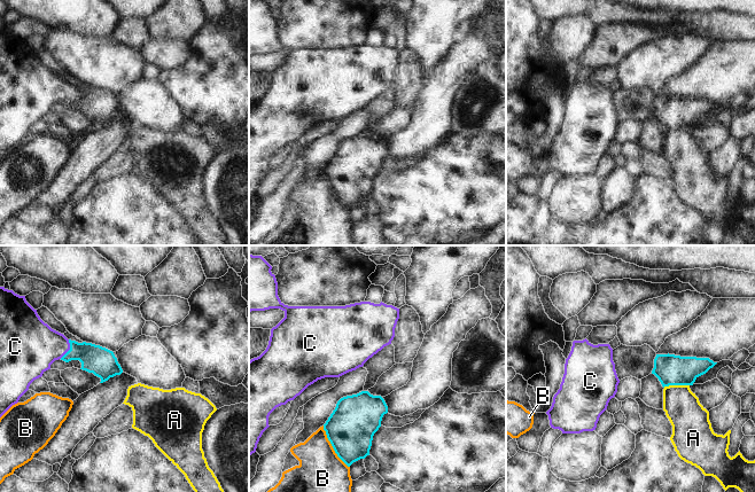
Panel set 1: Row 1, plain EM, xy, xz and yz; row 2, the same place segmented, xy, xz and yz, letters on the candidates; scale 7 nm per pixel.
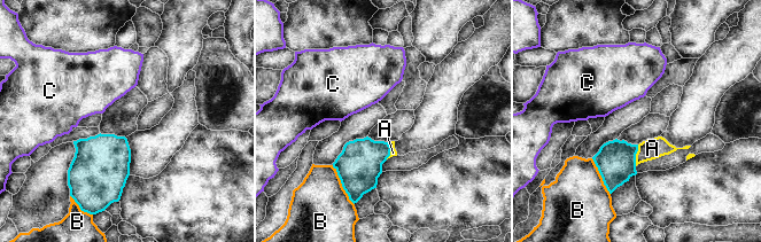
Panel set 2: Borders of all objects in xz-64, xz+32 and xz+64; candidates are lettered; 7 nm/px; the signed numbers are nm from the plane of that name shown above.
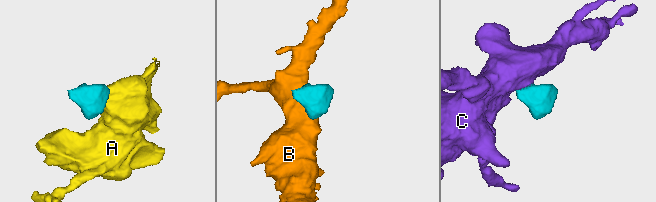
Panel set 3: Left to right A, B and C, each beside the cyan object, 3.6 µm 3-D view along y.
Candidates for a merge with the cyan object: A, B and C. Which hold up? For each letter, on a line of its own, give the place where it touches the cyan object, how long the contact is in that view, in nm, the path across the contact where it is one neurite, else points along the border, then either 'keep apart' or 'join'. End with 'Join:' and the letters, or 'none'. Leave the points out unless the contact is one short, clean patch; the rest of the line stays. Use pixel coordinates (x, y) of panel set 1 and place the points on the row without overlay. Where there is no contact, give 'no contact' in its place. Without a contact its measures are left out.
A: yz (676, 127) | 180 nm | along yz (689, 127), (669, 127), (663, 130) | keep apart
B: xz (332, 188) | 340 nm | along xz (322, 169), (334, 195), (349, 210) | keep apart
C: xy (70, 92) | 150 nm | across xy (101, 104), (83, 94), (70, 92), (34, 88) | join
Join: C

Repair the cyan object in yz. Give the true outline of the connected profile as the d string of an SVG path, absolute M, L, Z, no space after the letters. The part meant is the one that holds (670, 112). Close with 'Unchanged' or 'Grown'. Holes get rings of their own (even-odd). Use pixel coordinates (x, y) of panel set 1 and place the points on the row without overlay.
M656 97L652 117L659 122L663 131L693 128L699 119L706 117L716 107L709 101Z. Unchanged

